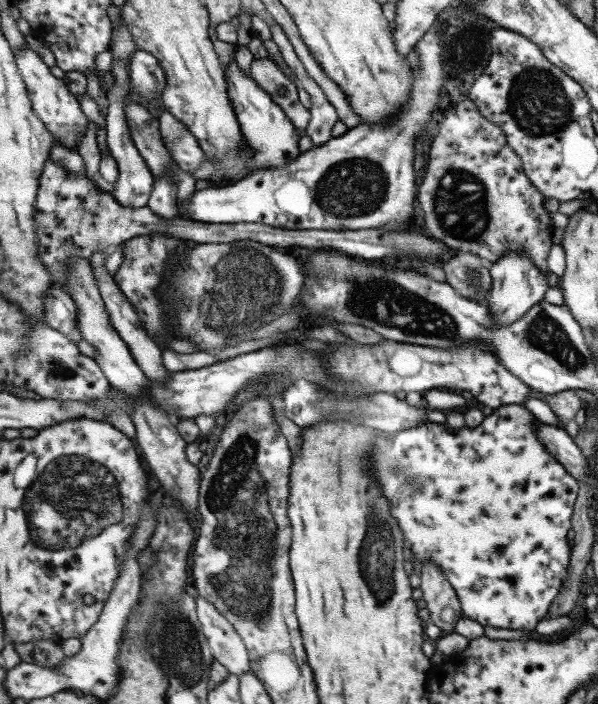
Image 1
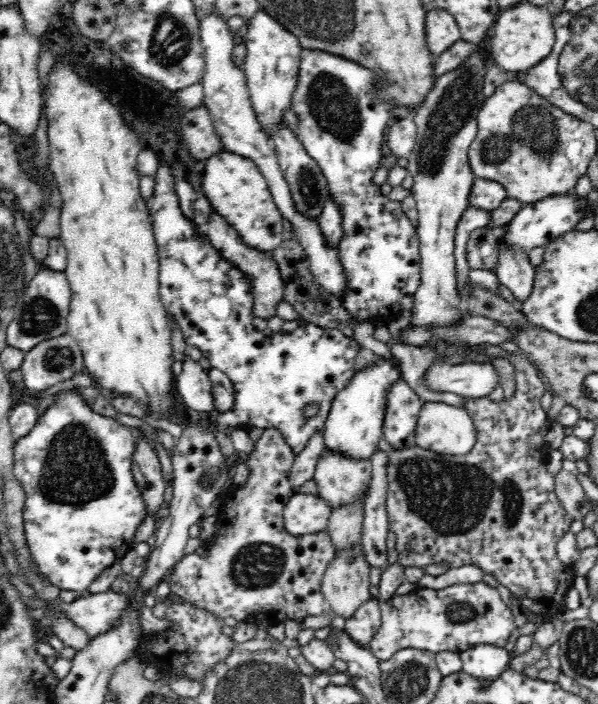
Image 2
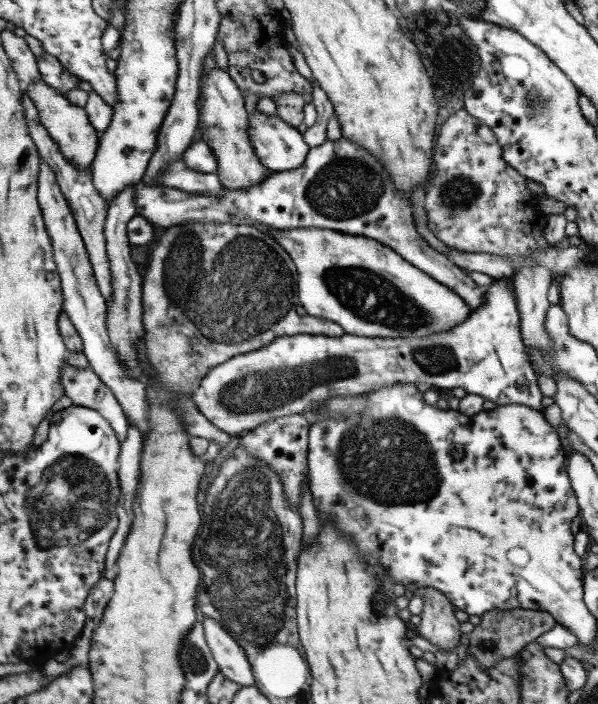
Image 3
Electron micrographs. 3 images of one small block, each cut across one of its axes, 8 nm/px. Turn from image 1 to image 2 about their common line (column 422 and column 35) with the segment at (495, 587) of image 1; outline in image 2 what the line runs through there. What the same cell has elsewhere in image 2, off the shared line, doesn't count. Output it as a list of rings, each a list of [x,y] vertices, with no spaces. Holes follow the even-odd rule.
[[[60,391],[57,394],[55,403],[50,405],[42,415],[38,417],[34,428],[26,436],[16,440],[14,445],[14,466],[13,471],[25,493],[25,506],[23,508],[24,533],[27,538],[28,548],[34,556],[38,568],[44,571],[44,578],[56,585],[61,590],[86,590],[91,582],[94,582],[100,573],[118,563],[128,551],[134,548],[136,529],[142,524],[147,516],[146,505],[142,501],[141,491],[139,490],[136,479],[133,475],[133,456],[138,446],[138,441],[144,439],[151,440],[151,435],[141,428],[126,428],[114,421],[112,417],[100,415],[78,394],[70,391]]]

